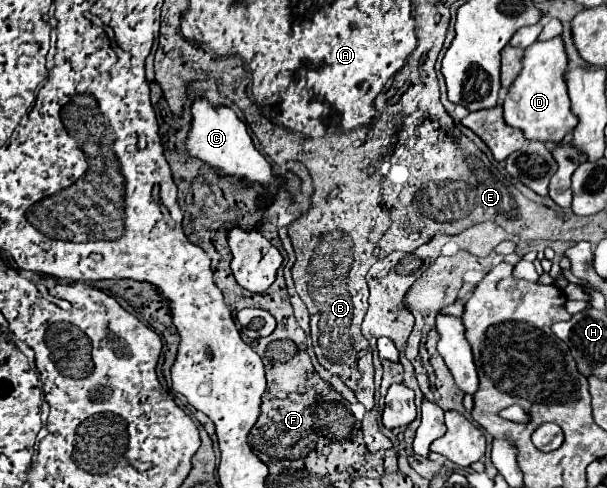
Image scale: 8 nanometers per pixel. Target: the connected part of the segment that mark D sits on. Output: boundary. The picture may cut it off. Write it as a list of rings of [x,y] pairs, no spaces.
[[[556,37],[550,41],[536,41],[526,49],[522,65],[522,73],[516,77],[502,101],[504,121],[510,123],[510,127],[518,127],[526,139],[558,145],[576,125],[576,117],[570,111],[570,99],[564,81],[568,57],[562,39]]]

